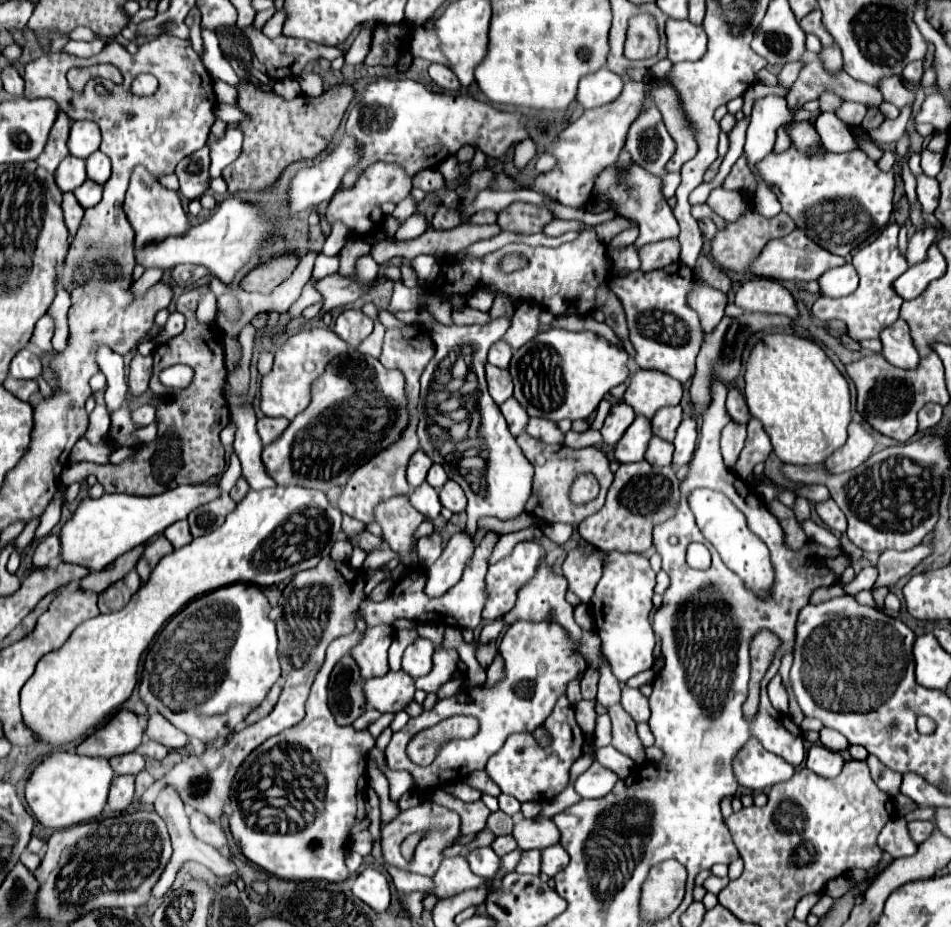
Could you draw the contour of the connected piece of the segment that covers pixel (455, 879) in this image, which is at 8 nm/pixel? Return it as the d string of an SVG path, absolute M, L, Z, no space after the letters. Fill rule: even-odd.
M463 855L445 858L441 867L433 875L433 893L435 897L453 897L461 891L475 889L483 883L485 879L477 877L471 873L467 861Z

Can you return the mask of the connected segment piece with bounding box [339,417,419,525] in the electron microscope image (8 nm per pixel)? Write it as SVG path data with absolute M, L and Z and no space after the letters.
M411 417L409 421L409 427L405 429L401 441L397 441L395 445L391 445L389 449L385 449L383 453L375 455L367 465L359 467L351 479L347 481L345 485L345 491L339 499L339 509L359 521L363 521L365 525L369 525L373 521L373 509L385 501L385 499L391 499L395 495L407 495L409 493L409 483L405 479L405 469L407 469L407 463L411 459L411 455L417 451L419 447L419 439L417 439L417 419Z

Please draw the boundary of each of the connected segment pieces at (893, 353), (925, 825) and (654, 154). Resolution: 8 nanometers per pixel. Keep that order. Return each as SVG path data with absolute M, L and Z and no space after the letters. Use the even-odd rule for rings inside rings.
M898 318L881 333L881 343L883 355L891 365L899 369L915 369L919 365L919 355L911 343L909 327L902 318Z
M911 821L911 823L907 823L907 829L909 829L911 839L919 845L919 843L923 843L931 835L935 825L931 821Z
M657 107L645 109L631 125L625 149L637 165L663 179L663 197L671 199L681 179L679 173L669 173L665 169L667 161L675 153L675 141L665 129L663 117Z

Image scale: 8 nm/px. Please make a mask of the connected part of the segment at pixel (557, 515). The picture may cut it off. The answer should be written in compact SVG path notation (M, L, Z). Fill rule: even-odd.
M521 433L517 437L519 447L523 449L525 457L535 465L535 483L533 483L533 495L527 503L527 513L545 521L545 523L569 523L569 525L579 525L585 517L597 513L603 503L607 489L613 481L613 473L609 469L609 459L597 449L597 447L585 447L585 449L571 449L567 445L547 445L539 439L533 439L527 433ZM581 473L591 473L599 481L599 495L591 503L585 505L575 505L569 499L569 489L571 483L577 479Z

